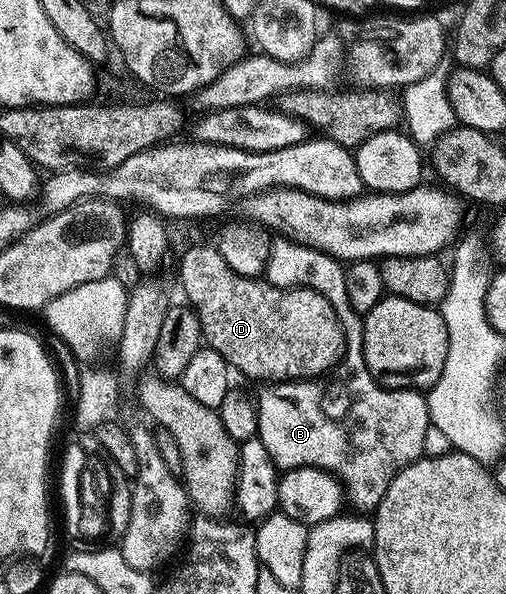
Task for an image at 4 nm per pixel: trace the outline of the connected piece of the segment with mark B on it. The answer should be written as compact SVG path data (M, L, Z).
M280 234L273 239L270 246L270 256L268 258L268 271L266 279L269 284L278 286L279 288L313 288L315 292L322 293L330 302L330 306L334 306L334 310L340 319L340 325L344 331L344 355L337 363L332 374L325 374L319 378L311 380L282 380L279 382L268 382L263 385L264 388L260 392L260 396L255 397L256 413L258 414L258 439L262 442L262 446L266 446L266 450L270 450L270 458L276 463L277 469L287 470L290 468L324 468L333 475L339 476L341 483L346 487L347 497L350 499L350 504L356 510L364 510L360 508L368 508L374 510L382 502L382 498L386 494L386 490L390 486L390 482L394 482L394 478L406 466L410 466L421 456L425 455L424 439L430 433L430 421L428 419L428 402L423 391L414 388L383 388L373 376L368 372L368 367L364 361L364 351L362 350L362 330L364 329L364 321L361 313L355 312L352 308L352 303L348 297L346 290L346 274L344 273L345 265L337 260L330 253L322 251L322 249L314 248L309 244L301 243L295 238L289 238L287 235Z

